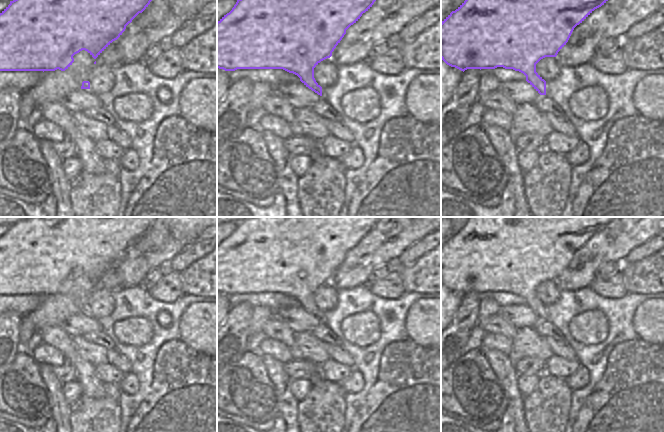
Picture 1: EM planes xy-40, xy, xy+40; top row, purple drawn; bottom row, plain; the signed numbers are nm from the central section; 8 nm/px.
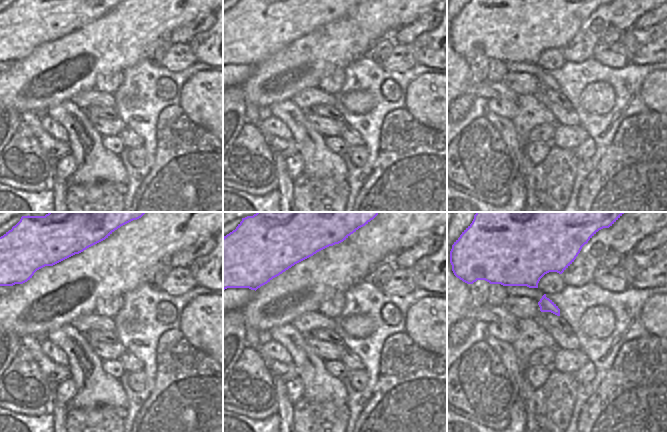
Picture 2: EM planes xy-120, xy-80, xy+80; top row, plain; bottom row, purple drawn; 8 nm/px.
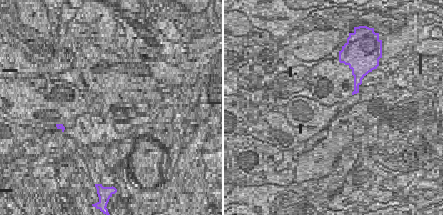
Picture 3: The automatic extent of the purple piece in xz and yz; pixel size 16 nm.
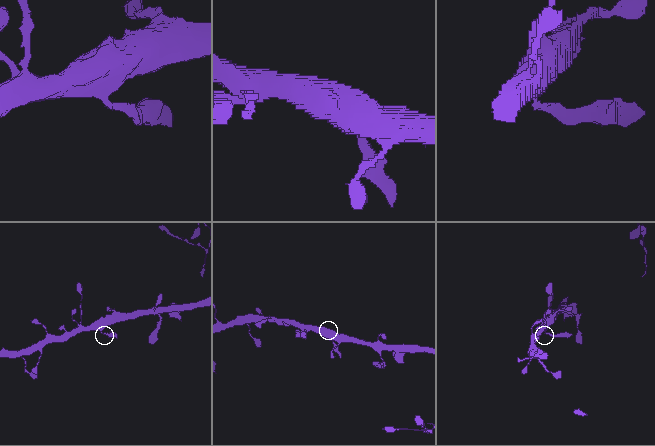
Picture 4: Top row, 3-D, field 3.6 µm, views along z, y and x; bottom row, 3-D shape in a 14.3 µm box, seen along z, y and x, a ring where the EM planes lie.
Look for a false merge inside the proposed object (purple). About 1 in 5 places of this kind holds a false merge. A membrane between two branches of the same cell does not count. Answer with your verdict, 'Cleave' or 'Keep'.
Keep.

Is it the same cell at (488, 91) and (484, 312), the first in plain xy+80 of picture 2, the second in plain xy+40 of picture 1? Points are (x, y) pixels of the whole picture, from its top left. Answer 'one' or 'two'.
two

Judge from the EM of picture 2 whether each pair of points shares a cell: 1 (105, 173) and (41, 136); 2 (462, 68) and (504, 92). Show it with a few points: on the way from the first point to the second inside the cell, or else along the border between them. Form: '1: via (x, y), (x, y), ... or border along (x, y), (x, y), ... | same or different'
1: border along (67, 142), (70, 153) | different
2: via (466, 81), (473, 88), (491, 88) | same

